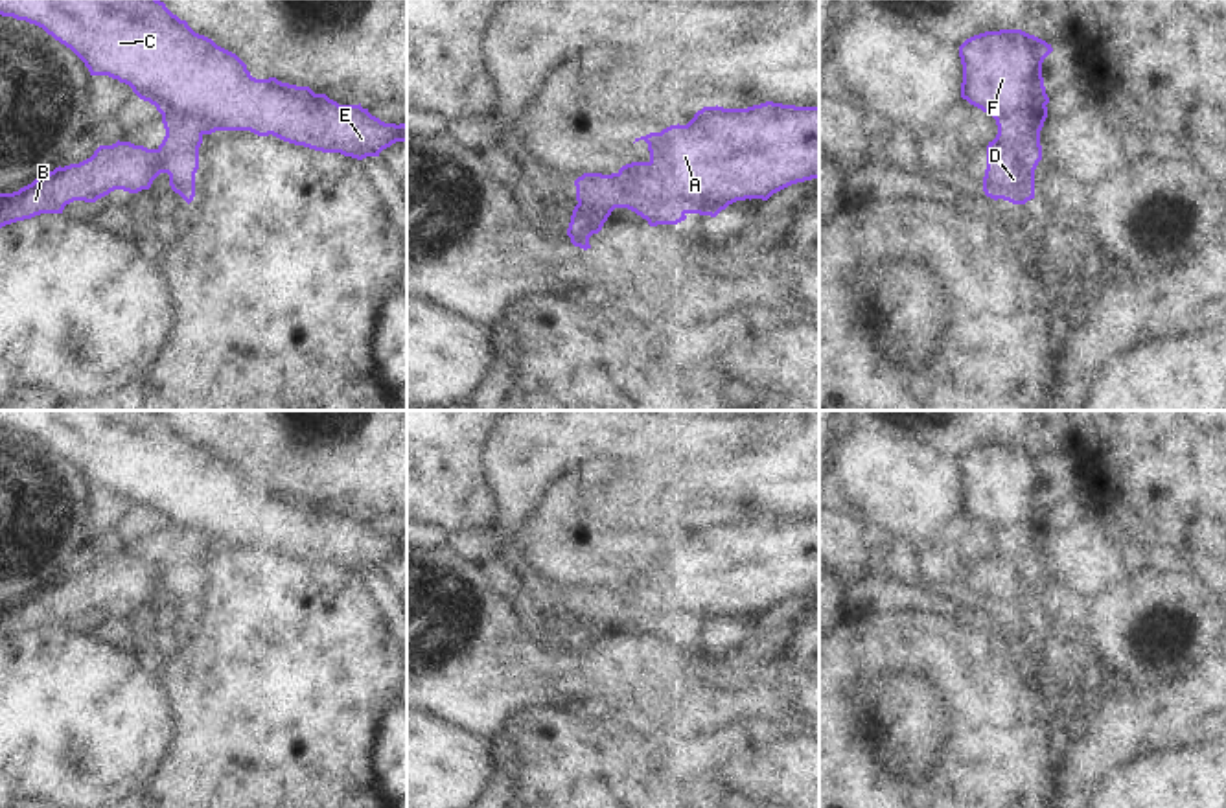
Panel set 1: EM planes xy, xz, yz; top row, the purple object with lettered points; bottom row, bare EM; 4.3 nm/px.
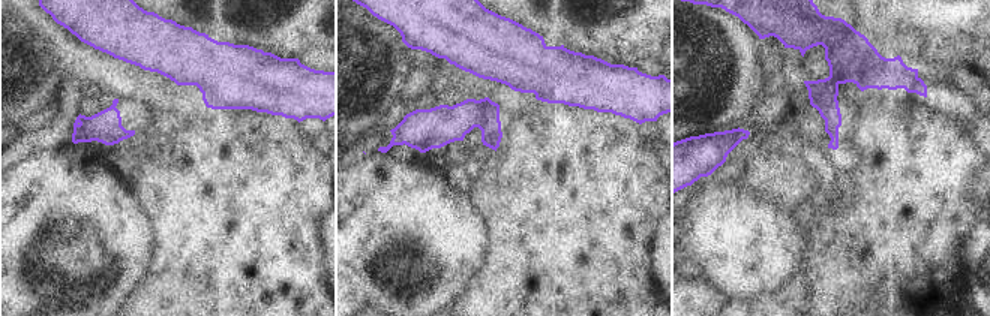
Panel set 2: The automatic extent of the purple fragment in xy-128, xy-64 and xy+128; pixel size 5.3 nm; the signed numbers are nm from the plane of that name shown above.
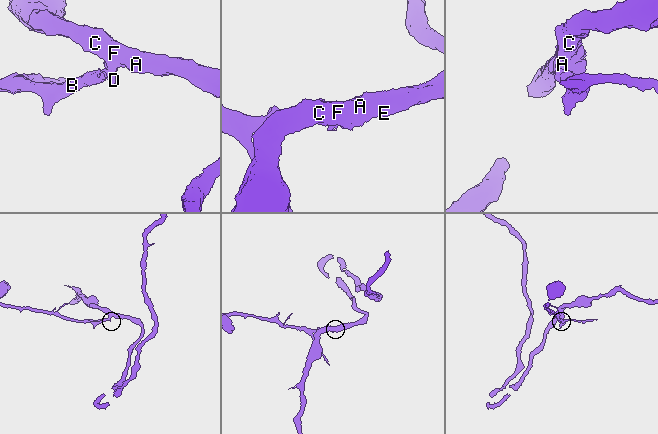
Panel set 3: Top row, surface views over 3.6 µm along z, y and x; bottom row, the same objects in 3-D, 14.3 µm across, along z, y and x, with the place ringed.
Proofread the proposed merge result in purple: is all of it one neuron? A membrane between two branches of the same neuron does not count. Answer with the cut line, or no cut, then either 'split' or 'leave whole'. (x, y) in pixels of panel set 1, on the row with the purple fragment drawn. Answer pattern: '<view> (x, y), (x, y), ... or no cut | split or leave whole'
yz (1044, 103), (1033, 111), (1011, 115), (996, 122) | split

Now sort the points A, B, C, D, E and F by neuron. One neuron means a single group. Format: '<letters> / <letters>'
A C E F / B D

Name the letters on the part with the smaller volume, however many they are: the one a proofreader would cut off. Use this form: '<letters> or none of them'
B, D

